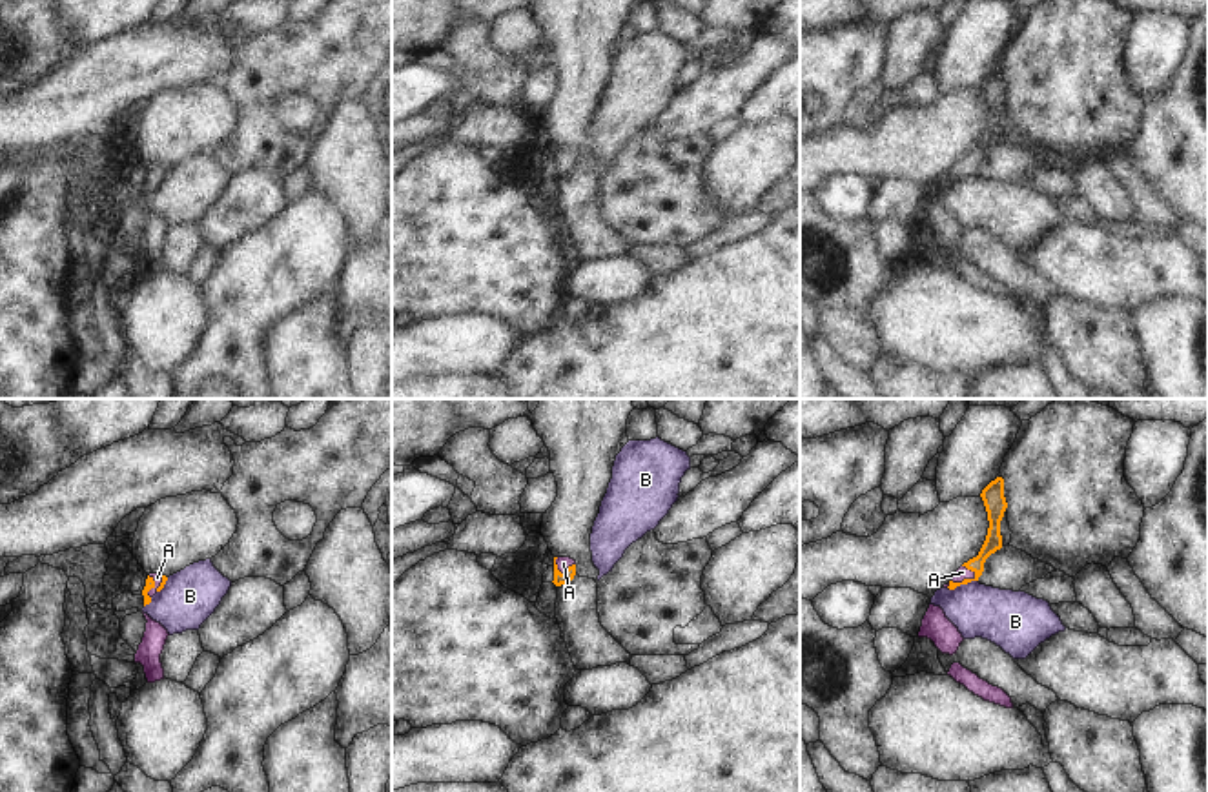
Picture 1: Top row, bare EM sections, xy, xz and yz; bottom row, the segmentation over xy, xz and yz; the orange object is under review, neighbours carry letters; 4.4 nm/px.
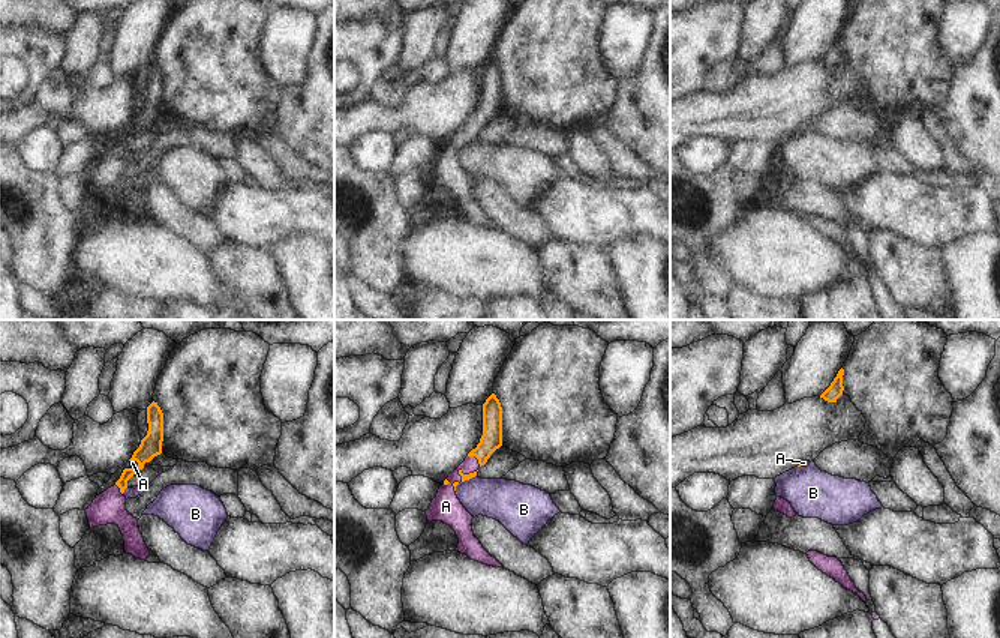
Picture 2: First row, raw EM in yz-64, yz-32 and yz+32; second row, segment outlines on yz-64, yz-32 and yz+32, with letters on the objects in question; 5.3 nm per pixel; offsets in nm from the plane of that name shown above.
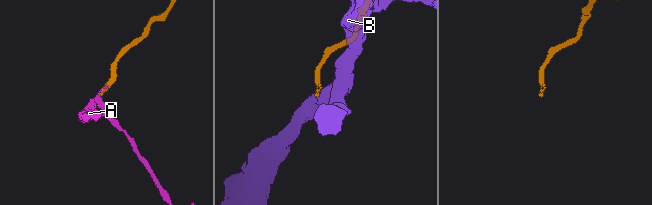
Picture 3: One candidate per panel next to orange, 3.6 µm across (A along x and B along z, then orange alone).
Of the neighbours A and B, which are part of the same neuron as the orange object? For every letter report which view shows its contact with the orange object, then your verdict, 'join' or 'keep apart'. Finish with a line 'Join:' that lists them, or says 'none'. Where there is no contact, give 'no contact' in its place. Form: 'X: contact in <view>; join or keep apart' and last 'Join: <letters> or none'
A: contact in yz; join
B: contact in yz; keep apart
Join: A

